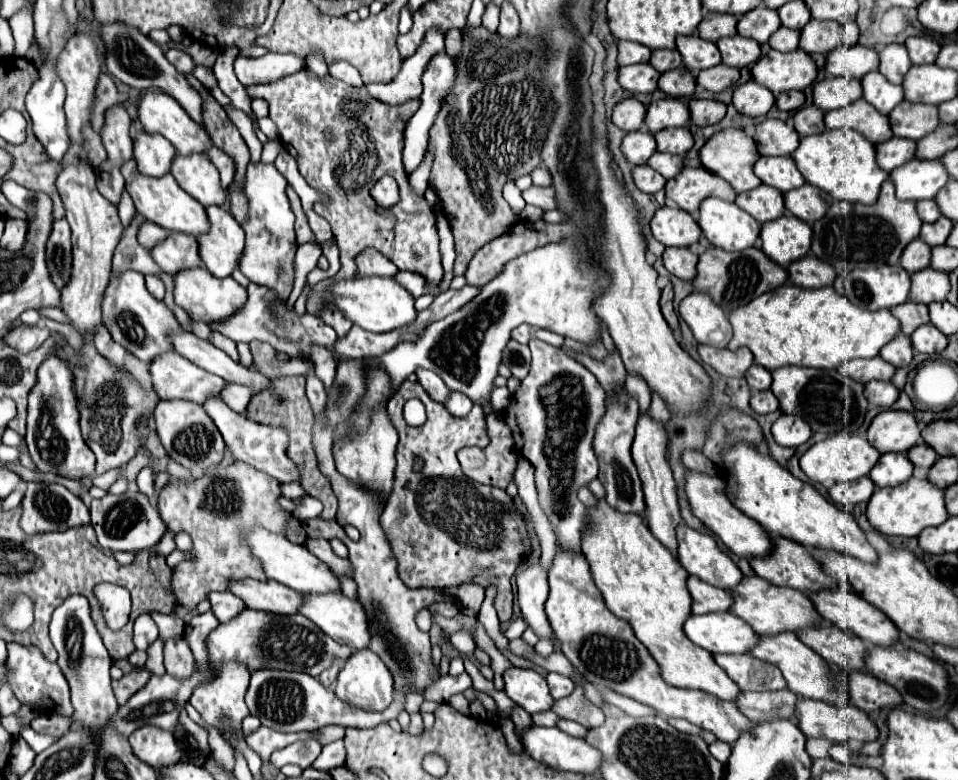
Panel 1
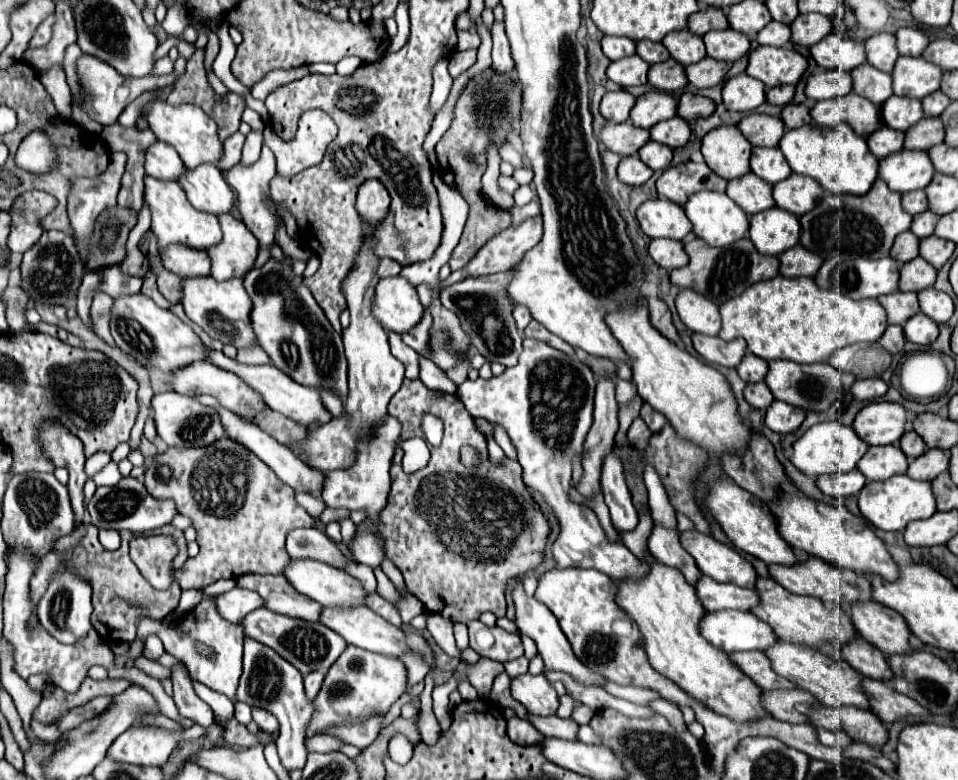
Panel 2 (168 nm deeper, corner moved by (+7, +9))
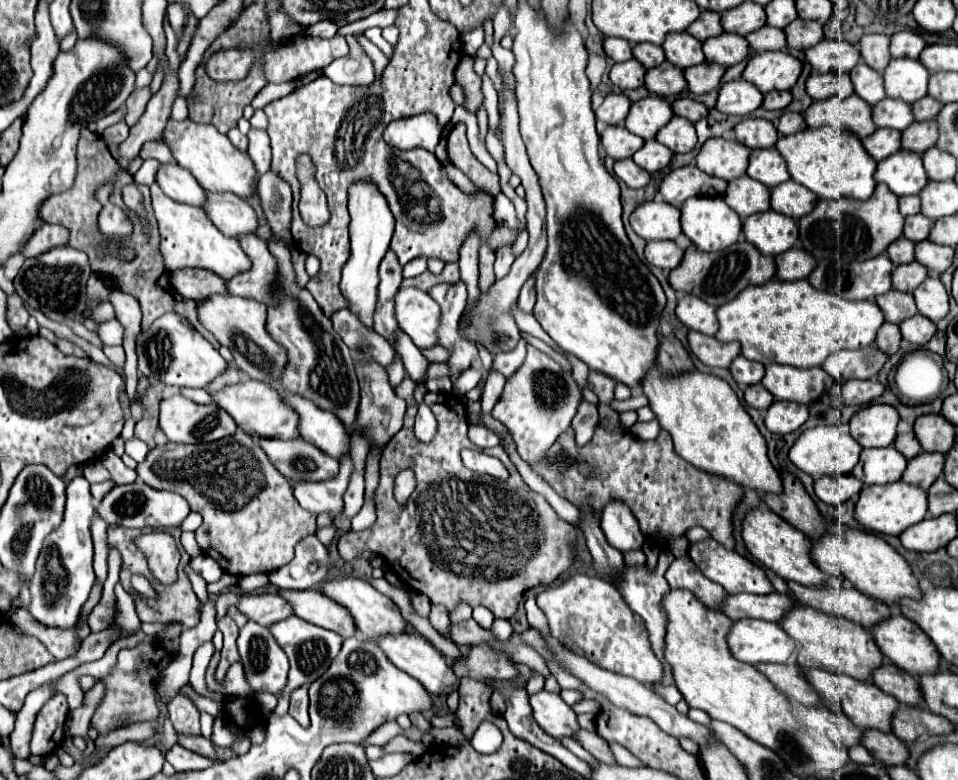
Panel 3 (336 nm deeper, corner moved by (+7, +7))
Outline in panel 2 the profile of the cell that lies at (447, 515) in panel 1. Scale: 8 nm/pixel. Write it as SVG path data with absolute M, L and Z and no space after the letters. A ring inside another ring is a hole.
M406 378L402 382L402 388L392 396L388 404L388 414L398 418L398 422L402 424L402 434L400 434L402 440L422 434L420 424L424 414L438 416L443 422L444 431L442 446L430 448L432 456L428 466L414 474L406 474L402 470L400 446L396 446L394 450L392 468L390 468L392 490L388 496L388 504L380 514L382 526L378 528L380 534L384 536L386 558L390 558L396 564L396 568L402 572L406 580L408 590L418 600L422 600L426 610L438 612L444 618L450 618L452 622L474 620L486 610L502 618L506 614L506 600L504 600L506 582L510 578L522 576L524 572L536 568L542 562L546 536L550 532L546 518L530 498L526 486L522 486L520 464L506 460L500 468L496 468L488 460L484 434L476 428L474 418L462 406L462 400L456 394L438 394L426 388L420 380ZM464 444L474 446L482 454L482 464L478 468L462 466L460 448Z

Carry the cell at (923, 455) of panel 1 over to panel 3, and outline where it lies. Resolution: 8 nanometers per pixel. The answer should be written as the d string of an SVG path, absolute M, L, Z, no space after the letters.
M908 432L908 434L898 434L896 436L896 440L894 440L894 448L898 450L898 452L902 452L904 454L904 458L914 458L914 456L918 456L920 452L922 452L922 448L920 448L920 444L918 444L918 440L916 440L916 436L914 436L914 432Z

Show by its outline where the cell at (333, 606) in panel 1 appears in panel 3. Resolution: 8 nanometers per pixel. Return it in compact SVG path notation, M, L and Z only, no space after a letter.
M400 634L400 636L382 636L376 640L376 644L386 652L386 656L404 672L408 672L412 678L420 680L420 684L436 696L448 694L450 690L458 688L458 676L454 670L446 664L446 658L422 636L416 634Z

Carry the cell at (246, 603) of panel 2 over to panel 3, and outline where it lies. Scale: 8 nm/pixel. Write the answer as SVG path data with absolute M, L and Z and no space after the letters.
M268 592L262 596L246 594L246 596L242 596L238 610L262 626L272 626L294 614L292 606L278 592Z

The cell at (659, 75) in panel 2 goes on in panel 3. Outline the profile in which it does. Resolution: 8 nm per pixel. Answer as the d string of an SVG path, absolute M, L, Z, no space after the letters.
M670 62L654 66L646 72L646 88L656 96L676 96L684 90L684 72Z

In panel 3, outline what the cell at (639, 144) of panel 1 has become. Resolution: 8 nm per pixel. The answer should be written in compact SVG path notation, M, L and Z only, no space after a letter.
M608 126L600 134L600 142L602 142L606 154L612 156L614 160L632 158L634 152L638 148L642 148L642 144L644 144L642 138L638 138L636 134L628 132L624 126Z

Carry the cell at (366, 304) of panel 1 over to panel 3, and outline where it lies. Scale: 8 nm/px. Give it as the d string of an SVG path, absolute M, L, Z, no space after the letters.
M400 288L396 296L396 320L418 348L432 348L438 344L436 332L440 326L440 306L430 298L428 292L416 288Z

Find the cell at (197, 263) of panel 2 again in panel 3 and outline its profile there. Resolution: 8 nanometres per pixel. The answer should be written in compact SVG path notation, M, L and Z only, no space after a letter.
M184 268L184 270L176 270L170 276L172 288L182 294L188 300L194 302L202 302L208 300L212 294L228 294L226 282L218 280L218 276L214 276L214 272L206 272L200 268Z

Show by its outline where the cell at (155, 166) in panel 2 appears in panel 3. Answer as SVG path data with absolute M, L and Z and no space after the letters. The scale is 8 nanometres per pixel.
M164 164L156 174L156 182L176 202L190 206L206 204L206 190L190 172L182 170L178 164Z

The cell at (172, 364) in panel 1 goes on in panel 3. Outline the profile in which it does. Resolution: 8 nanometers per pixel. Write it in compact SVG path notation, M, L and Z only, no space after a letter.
M246 380L234 386L228 386L212 396L220 408L230 412L230 416L236 420L236 424L252 436L262 436L262 438L282 438L282 440L296 440L300 438L298 432L298 414L282 400L274 388L268 384L256 382L256 380Z

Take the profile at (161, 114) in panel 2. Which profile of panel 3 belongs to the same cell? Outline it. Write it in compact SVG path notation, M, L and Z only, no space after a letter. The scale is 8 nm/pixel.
M190 118L184 122L168 120L168 126L164 130L164 142L172 148L174 158L178 164L192 172L192 176L202 184L208 192L232 192L240 198L250 198L256 194L256 168L248 152L240 152L228 136L218 134L212 124L198 124Z

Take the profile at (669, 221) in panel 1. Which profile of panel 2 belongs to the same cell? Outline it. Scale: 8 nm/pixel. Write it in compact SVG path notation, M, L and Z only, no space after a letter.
M666 198L646 200L636 210L636 216L642 232L650 238L660 236L660 238L682 240L692 230L692 224L686 218L684 210Z

